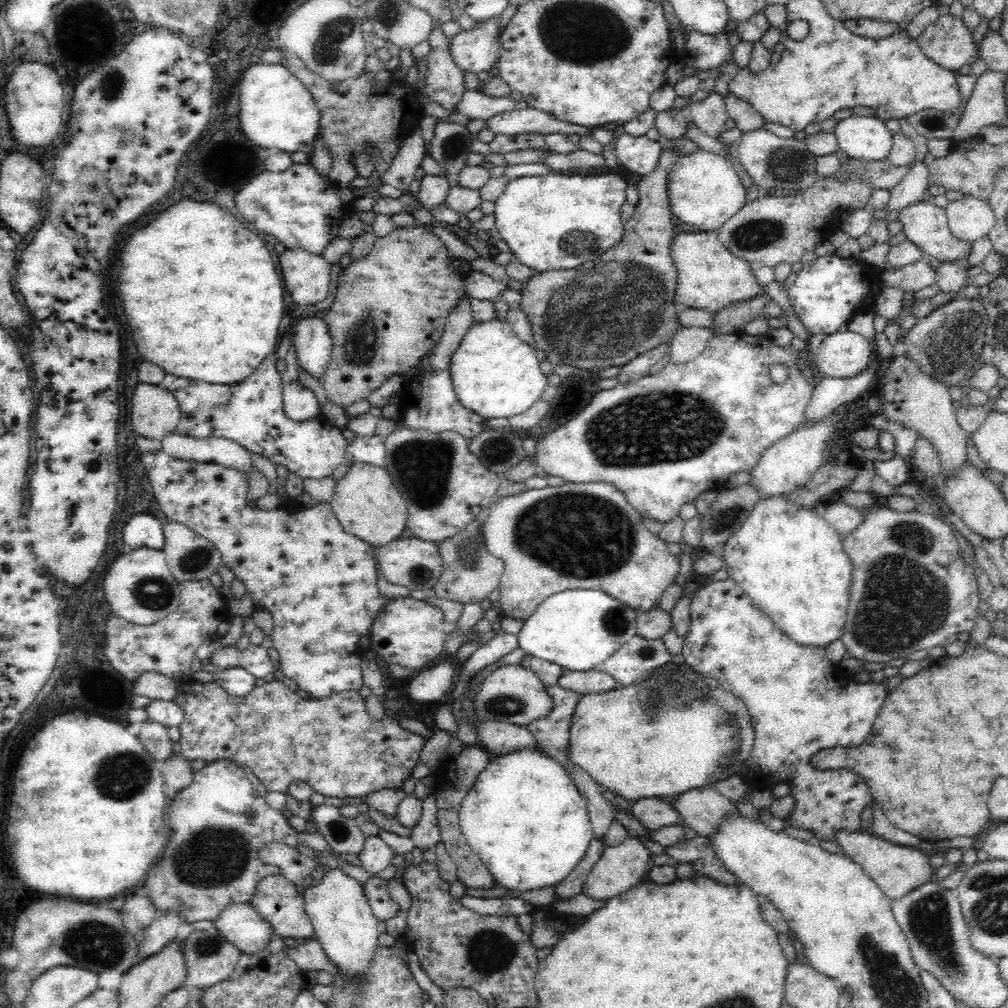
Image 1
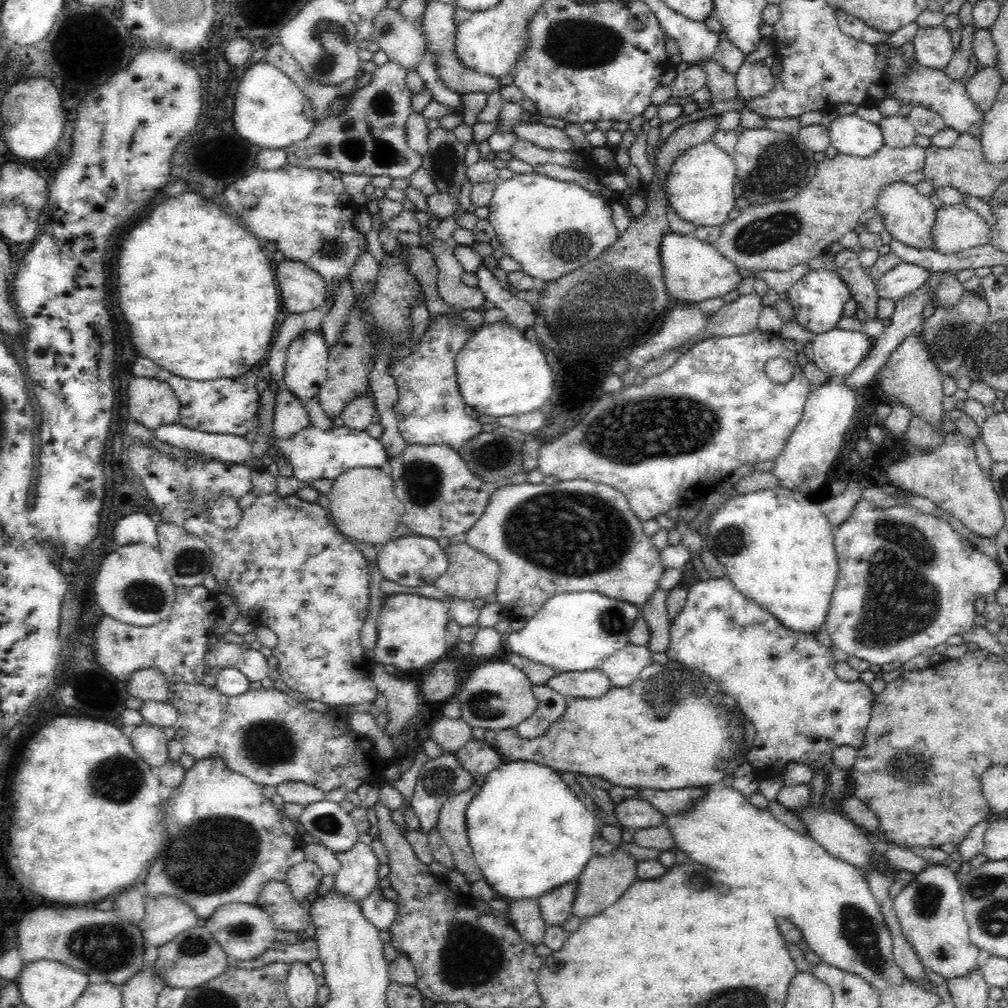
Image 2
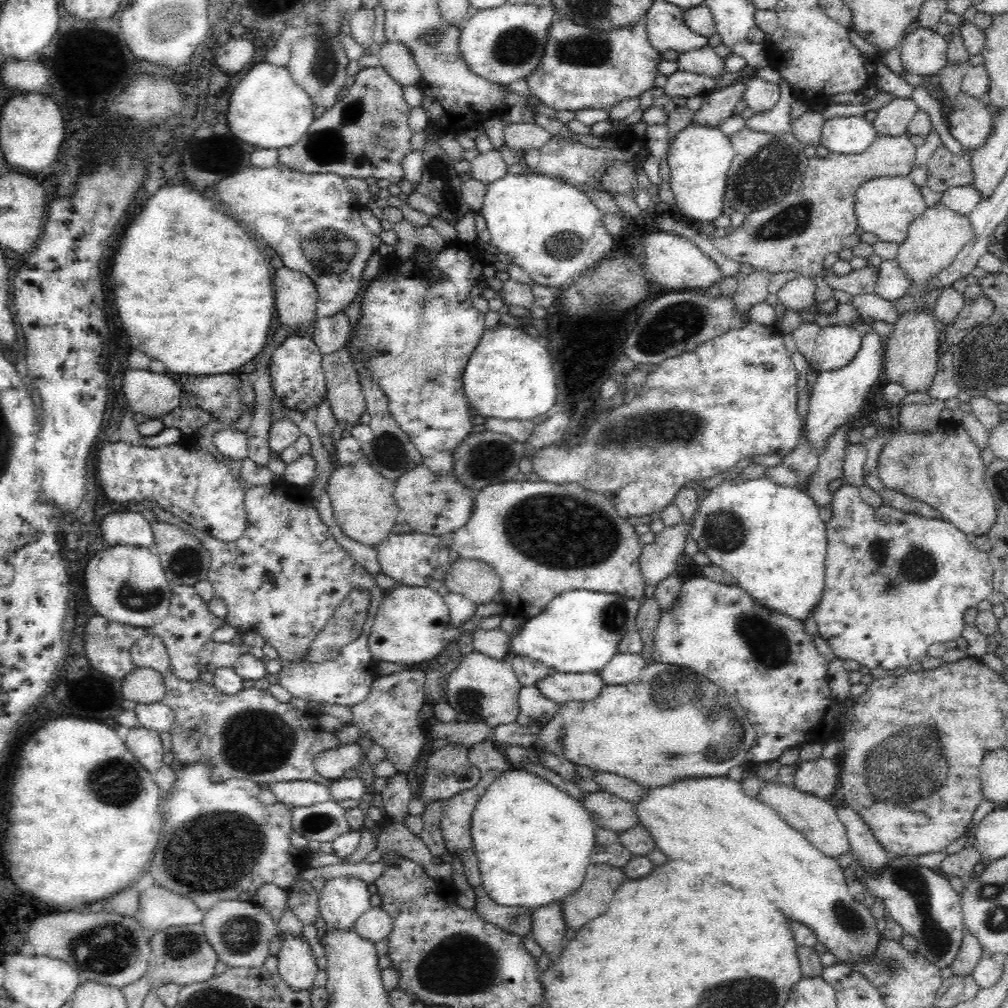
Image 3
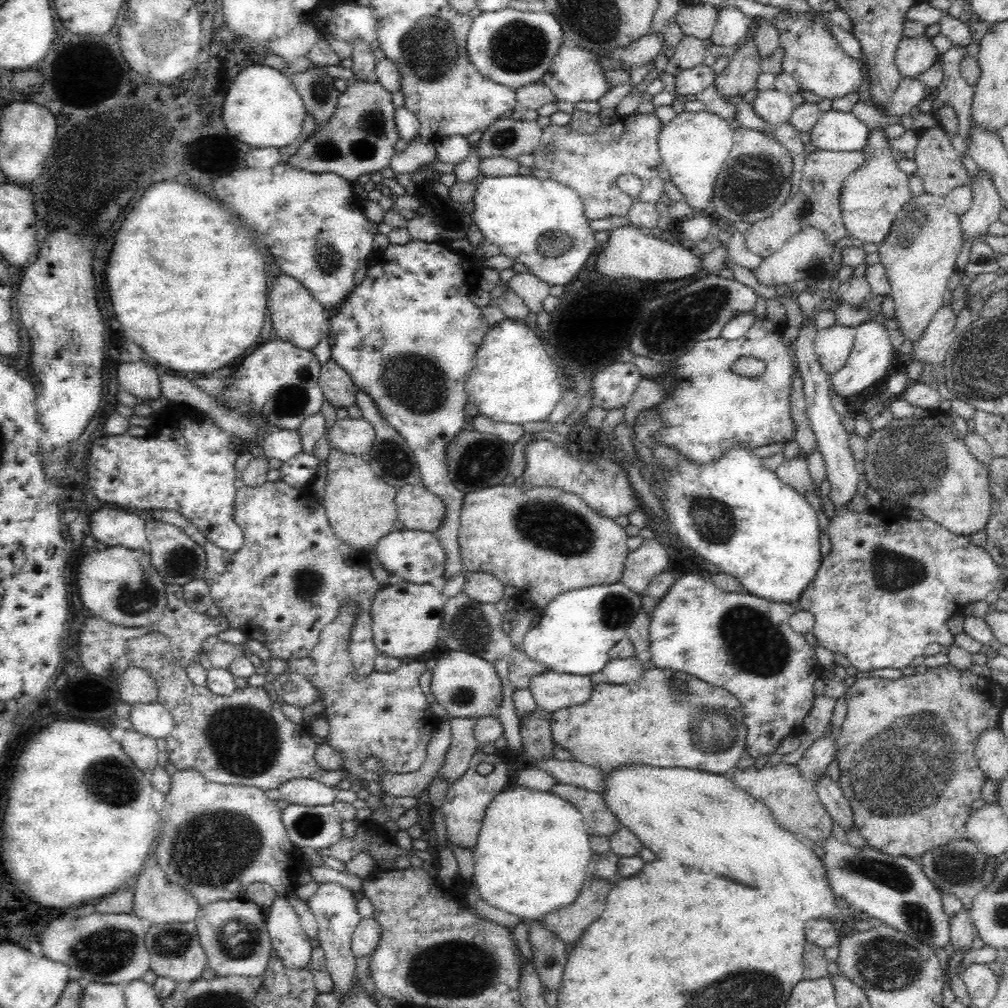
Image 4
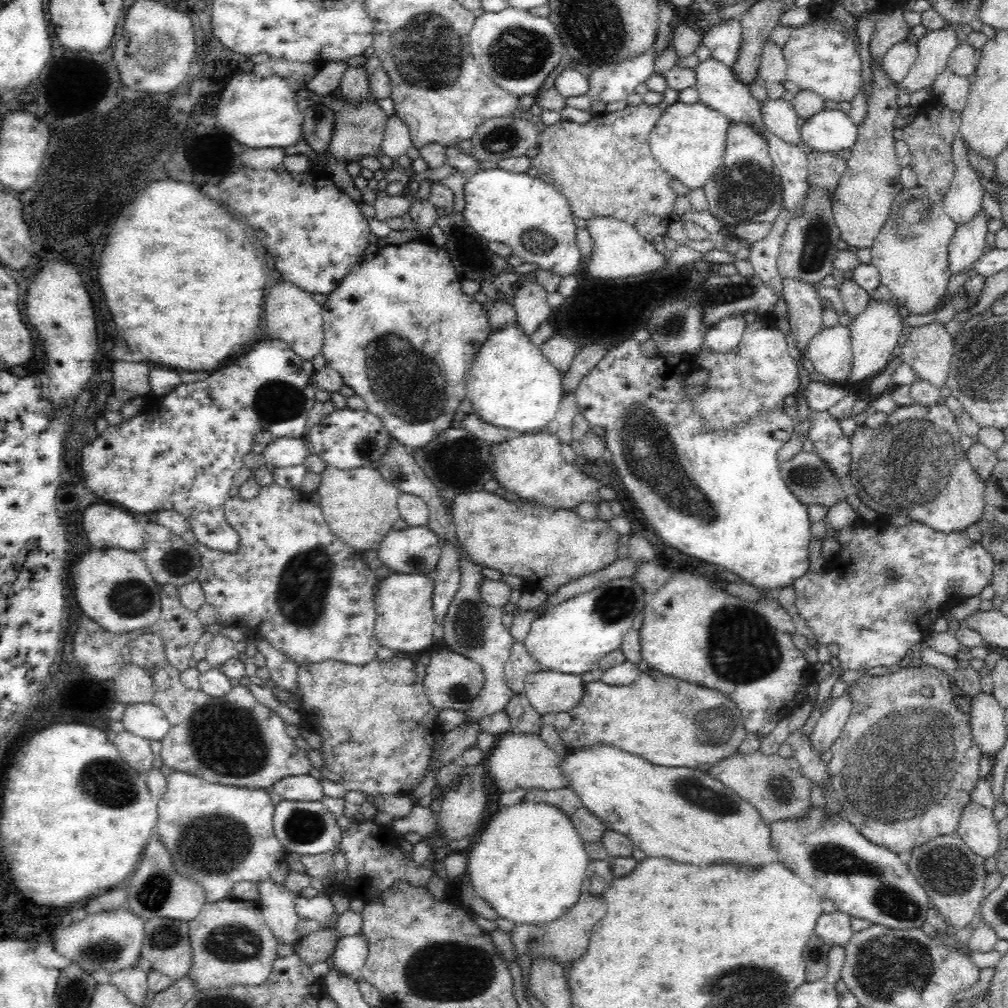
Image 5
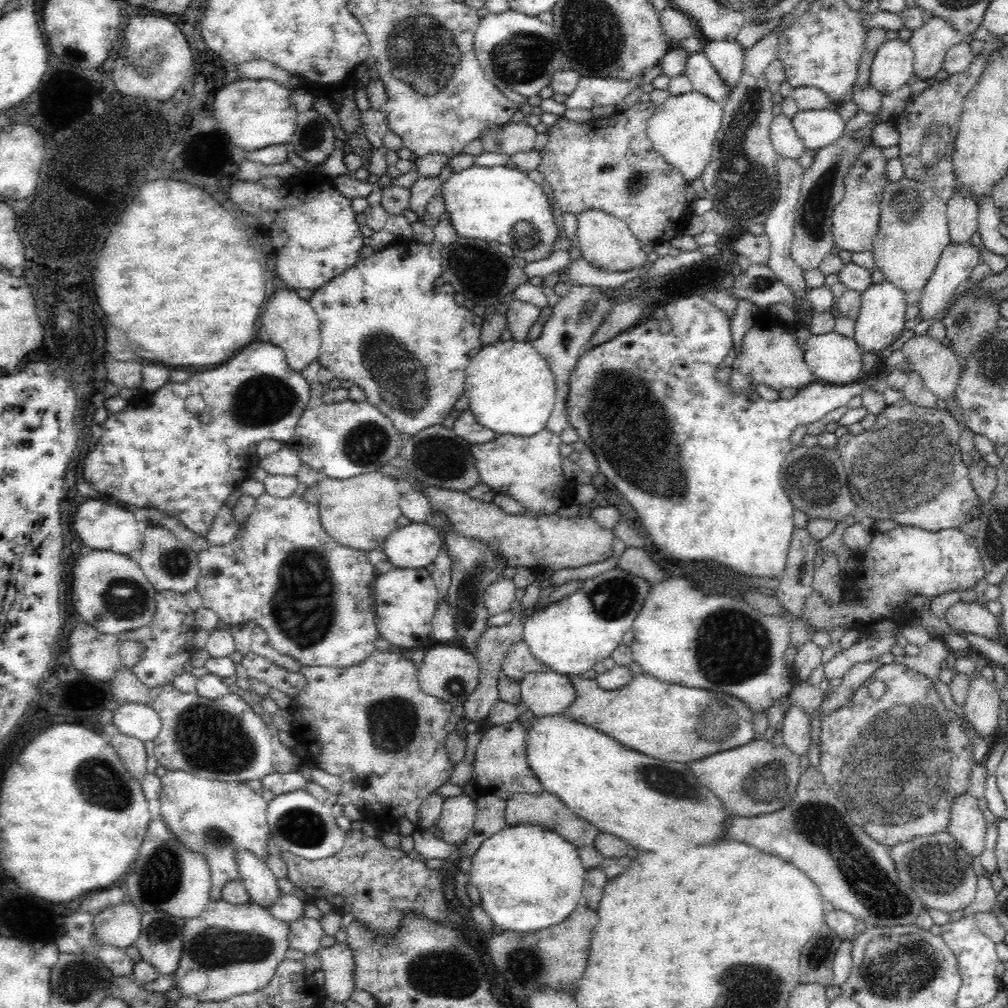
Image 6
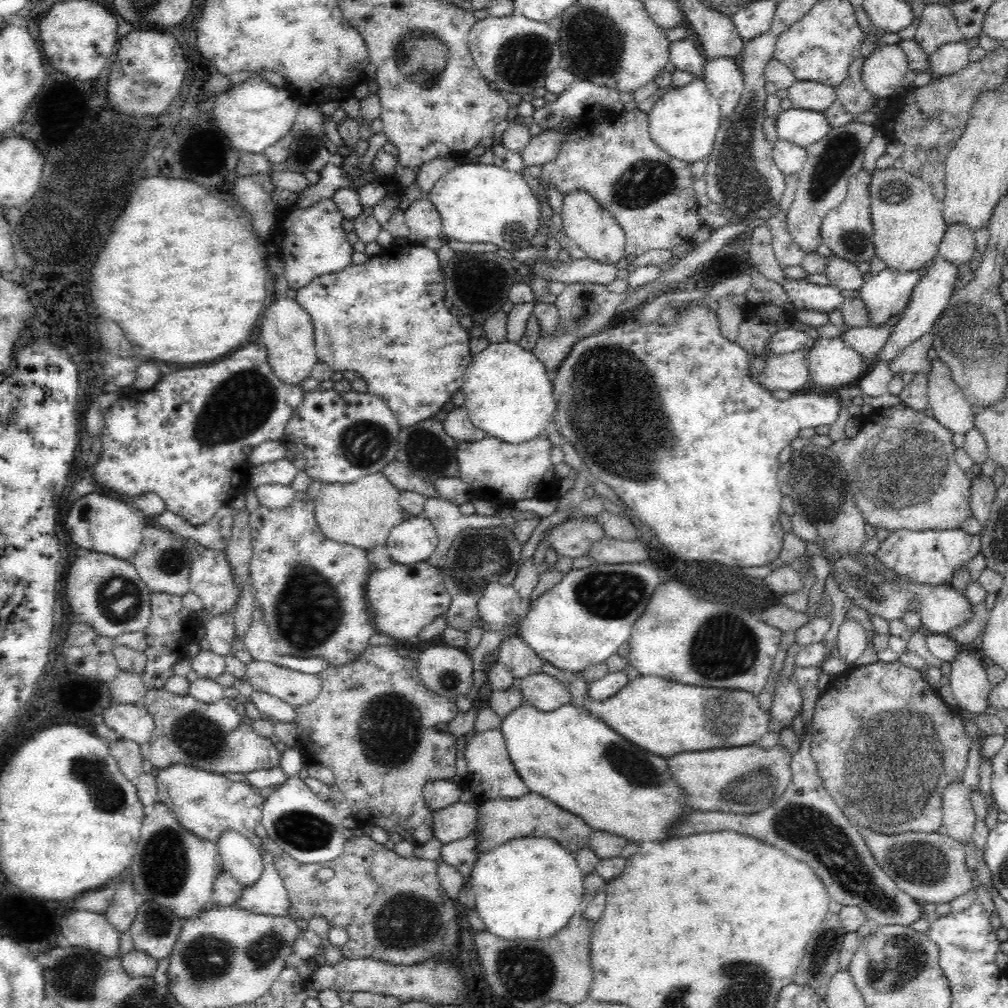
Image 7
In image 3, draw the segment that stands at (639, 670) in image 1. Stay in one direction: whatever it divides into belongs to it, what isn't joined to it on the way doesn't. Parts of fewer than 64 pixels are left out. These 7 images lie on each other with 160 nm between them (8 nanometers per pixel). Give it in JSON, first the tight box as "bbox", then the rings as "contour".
{"bbox":[600,653,646,684],"contour":[[[616,653],[603,666],[600,676],[606,684],[628,684],[636,680],[643,668],[646,666],[646,659],[641,654],[620,654]]]}

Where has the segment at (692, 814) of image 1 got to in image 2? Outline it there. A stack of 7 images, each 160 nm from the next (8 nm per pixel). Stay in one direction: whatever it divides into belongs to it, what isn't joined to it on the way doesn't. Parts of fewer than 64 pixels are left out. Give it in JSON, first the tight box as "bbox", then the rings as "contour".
{"bbox":[634,787,707,815],"contour":[[[638,787],[634,788],[634,790],[638,791],[638,794],[635,796],[636,799],[647,801],[663,815],[686,811],[697,799],[700,799],[707,792],[706,787],[670,791]]]}

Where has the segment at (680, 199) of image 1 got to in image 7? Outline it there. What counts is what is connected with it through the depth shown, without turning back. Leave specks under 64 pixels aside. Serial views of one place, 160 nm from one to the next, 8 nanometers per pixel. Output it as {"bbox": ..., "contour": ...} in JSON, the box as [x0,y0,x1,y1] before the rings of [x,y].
{"bbox":[648,78,721,163],"contour":[[[695,78],[686,85],[670,89],[654,102],[648,114],[649,133],[652,140],[672,157],[694,163],[713,151],[715,134],[721,125],[720,107],[703,78]]]}

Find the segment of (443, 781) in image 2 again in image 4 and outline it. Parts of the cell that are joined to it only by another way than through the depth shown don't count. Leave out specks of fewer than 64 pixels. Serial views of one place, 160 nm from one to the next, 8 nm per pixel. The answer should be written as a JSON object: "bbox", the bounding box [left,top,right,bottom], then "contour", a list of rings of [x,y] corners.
{"bbox":[439,716,480,783],"contour":[[[480,716],[452,717],[448,720],[452,742],[444,761],[444,768],[440,770],[439,774],[448,783],[454,783],[464,775],[474,753],[480,749],[473,731],[479,718]]]}

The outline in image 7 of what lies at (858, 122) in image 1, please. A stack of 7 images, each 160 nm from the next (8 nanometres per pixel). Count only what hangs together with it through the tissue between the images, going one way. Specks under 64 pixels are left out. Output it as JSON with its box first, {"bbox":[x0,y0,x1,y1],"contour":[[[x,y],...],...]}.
{"bbox":[776,108,829,148],"contour":[[[788,108],[776,114],[777,138],[806,148],[826,136],[829,127],[823,111]]]}

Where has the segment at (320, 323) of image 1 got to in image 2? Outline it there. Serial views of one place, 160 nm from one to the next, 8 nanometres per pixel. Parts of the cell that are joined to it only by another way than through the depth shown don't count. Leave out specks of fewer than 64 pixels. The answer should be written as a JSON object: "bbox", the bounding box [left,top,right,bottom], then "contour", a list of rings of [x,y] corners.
{"bbox":[284,331,329,403],"contour":[[[308,331],[288,346],[284,362],[285,388],[306,403],[317,396],[327,377],[329,346],[322,331]]]}

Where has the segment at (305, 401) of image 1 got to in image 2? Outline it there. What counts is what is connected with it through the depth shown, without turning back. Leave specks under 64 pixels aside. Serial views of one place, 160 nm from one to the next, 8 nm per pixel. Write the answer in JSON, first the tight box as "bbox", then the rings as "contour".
{"bbox":[271,389,310,439],"contour":[[[281,389],[275,396],[273,412],[274,431],[271,438],[287,439],[310,425],[304,402],[294,397],[288,389]]]}

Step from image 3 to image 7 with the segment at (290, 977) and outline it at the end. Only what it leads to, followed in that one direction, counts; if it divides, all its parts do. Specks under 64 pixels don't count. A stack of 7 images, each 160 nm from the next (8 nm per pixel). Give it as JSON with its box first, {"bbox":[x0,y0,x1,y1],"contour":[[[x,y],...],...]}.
{"bbox":[216,829,262,887],"contour":[[[227,829],[216,843],[222,870],[229,872],[243,887],[252,886],[262,872],[262,859],[256,846],[242,834]]]}

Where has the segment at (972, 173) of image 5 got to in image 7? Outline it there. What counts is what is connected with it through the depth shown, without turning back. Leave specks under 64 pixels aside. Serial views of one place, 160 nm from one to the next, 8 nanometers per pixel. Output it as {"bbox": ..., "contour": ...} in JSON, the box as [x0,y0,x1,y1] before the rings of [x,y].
{"bbox":[937,223,976,266],"contour":[[[952,223],[944,233],[937,254],[961,266],[970,263],[976,251],[974,233],[968,230],[968,226]]]}

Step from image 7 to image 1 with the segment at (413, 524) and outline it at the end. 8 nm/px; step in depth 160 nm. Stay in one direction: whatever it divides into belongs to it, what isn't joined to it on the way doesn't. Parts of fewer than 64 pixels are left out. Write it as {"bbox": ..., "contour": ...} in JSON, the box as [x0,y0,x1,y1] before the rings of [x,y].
{"bbox":[375,535,444,590],"contour":[[[412,535],[409,538],[398,537],[388,544],[382,545],[375,552],[376,565],[380,567],[382,576],[392,584],[406,586],[409,590],[432,589],[444,570],[443,558],[439,548],[432,541],[425,541]]]}

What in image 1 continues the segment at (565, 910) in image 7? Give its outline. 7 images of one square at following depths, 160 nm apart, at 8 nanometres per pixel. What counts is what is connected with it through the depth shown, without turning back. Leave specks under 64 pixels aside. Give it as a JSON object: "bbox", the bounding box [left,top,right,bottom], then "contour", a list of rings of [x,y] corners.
{"bbox":[459,750,593,892],"contour":[[[542,750],[492,756],[462,802],[459,823],[469,847],[482,859],[496,885],[520,892],[553,887],[575,869],[593,840],[587,803],[577,790],[567,771]]]}

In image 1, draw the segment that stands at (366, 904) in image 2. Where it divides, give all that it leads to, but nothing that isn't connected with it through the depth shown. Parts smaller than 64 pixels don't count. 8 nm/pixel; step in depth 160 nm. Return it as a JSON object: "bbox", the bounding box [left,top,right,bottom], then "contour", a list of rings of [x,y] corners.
{"bbox":[362,875,399,922],"contour":[[[372,875],[363,883],[362,888],[369,908],[379,922],[398,915],[399,907],[389,895],[388,880]]]}

